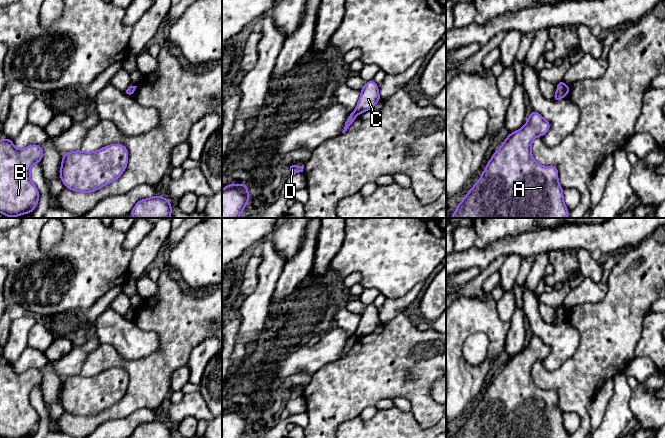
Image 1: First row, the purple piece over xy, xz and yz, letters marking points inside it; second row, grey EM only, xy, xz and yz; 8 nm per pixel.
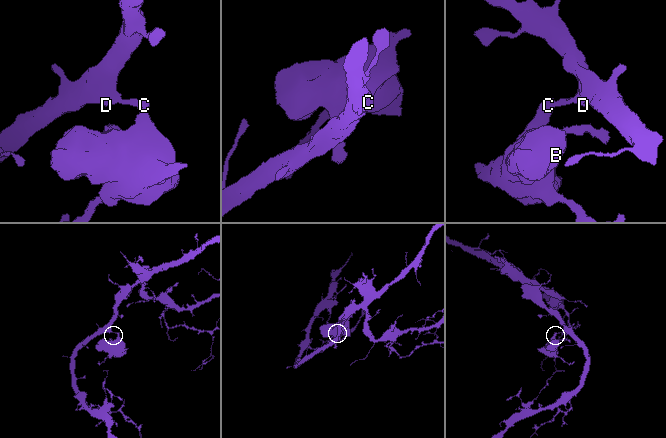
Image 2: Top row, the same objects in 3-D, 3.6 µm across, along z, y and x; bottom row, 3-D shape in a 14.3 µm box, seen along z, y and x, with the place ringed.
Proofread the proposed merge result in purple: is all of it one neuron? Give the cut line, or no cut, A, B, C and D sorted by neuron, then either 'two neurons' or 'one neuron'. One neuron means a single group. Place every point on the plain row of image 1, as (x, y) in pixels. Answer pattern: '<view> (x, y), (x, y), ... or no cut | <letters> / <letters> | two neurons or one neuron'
xz (354, 335), (357, 338) | A B C / D | two neurons

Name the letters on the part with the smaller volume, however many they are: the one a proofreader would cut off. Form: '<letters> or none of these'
A, B, C

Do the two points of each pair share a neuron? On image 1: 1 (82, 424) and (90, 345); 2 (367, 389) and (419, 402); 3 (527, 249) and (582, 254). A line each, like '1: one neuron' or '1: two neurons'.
1: two neurons
2: one neuron
3: two neurons

